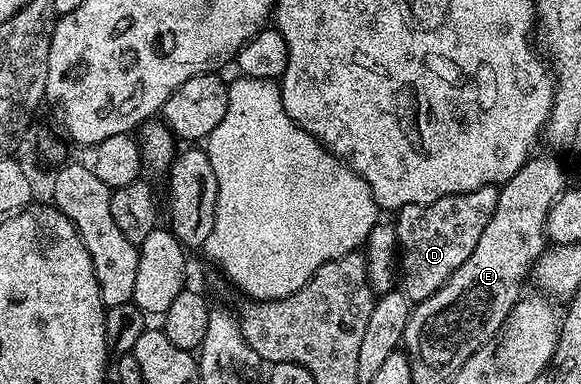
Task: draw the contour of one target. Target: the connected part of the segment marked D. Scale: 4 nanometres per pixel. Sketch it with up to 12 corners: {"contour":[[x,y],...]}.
{"contour":[[497,186],[394,217],[398,285],[430,299],[494,215]]}

